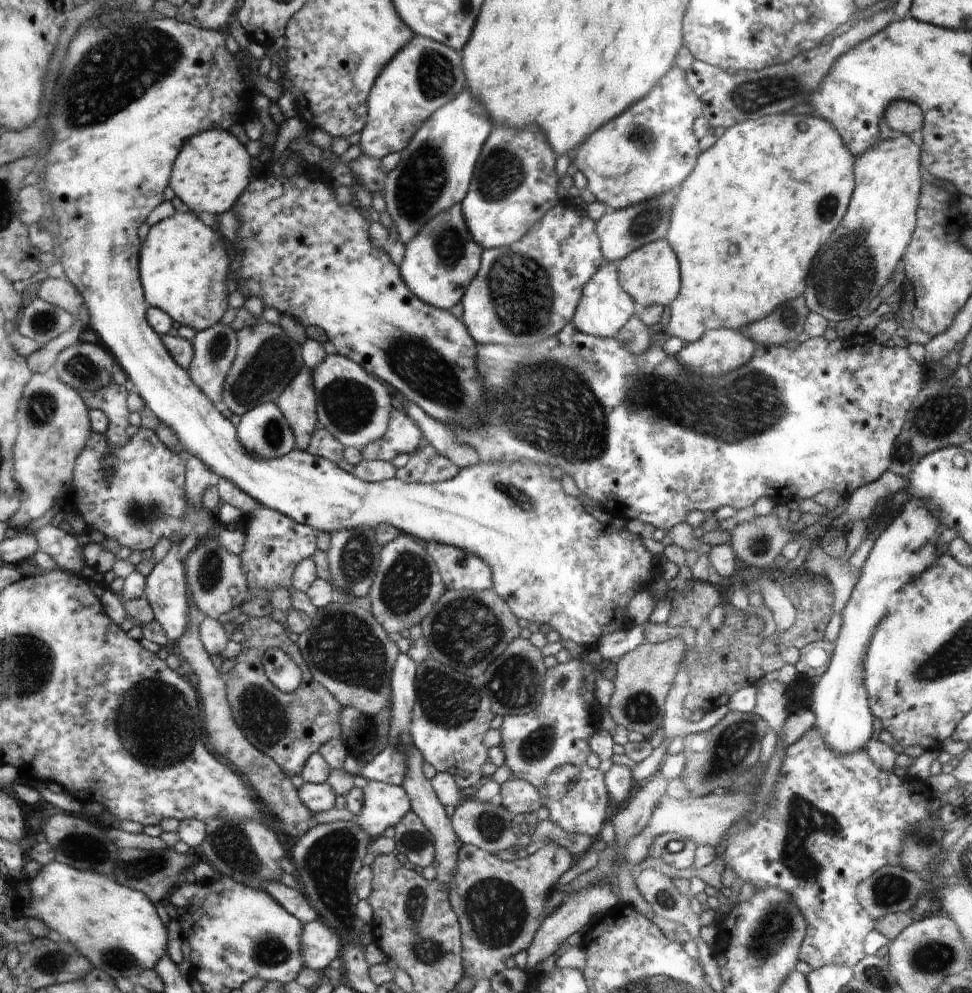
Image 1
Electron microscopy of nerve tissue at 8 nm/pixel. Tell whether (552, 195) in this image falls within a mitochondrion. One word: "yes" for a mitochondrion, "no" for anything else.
no

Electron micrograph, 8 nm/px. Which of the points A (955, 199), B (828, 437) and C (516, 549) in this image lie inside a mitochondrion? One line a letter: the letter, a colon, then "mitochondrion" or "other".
A: other
B: other
C: other

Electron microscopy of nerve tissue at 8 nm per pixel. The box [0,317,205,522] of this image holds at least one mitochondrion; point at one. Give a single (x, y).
(82, 369)

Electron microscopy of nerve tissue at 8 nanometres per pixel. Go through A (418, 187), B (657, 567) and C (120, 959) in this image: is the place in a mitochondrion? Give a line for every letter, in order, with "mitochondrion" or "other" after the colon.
A: mitochondrion
B: other
C: mitochondrion

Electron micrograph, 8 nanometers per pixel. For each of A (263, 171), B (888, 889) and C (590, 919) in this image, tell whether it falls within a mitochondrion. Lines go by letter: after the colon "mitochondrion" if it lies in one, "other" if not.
A: other
B: mitochondrion
C: other

